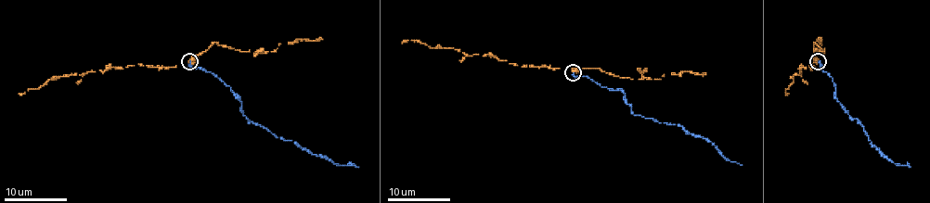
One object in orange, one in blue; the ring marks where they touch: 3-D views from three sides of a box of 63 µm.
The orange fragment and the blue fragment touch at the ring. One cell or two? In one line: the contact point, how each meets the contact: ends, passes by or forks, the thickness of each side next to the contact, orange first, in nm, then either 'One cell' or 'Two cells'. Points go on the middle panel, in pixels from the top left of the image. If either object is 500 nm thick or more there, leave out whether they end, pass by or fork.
Place: (573, 72). Thickness 550 nm (orange) against 280 nm. Two cells

